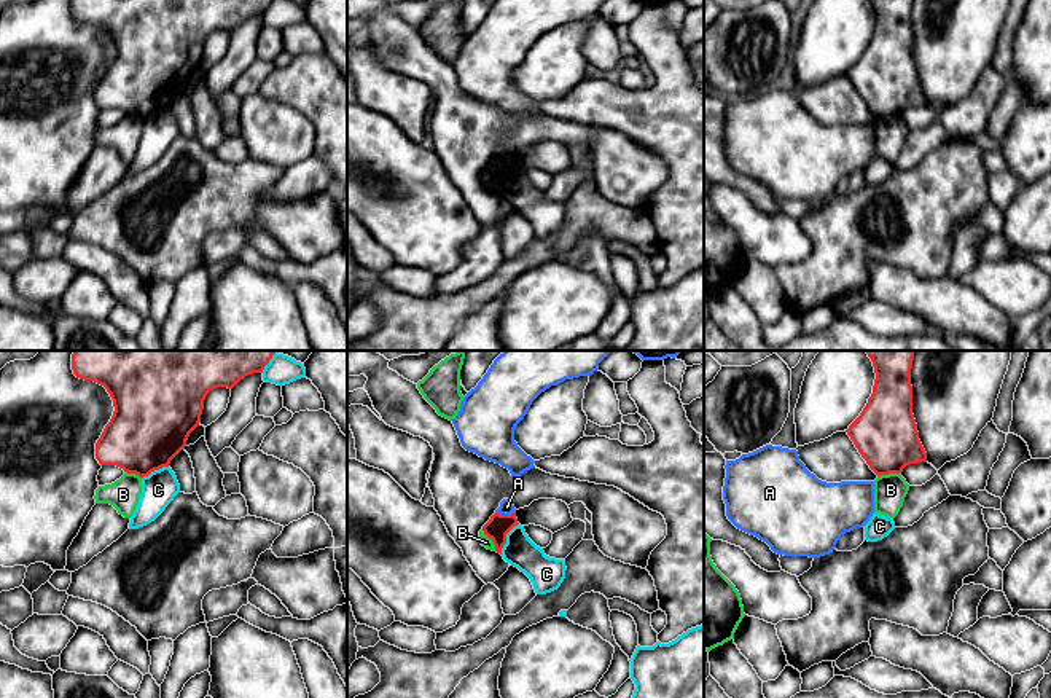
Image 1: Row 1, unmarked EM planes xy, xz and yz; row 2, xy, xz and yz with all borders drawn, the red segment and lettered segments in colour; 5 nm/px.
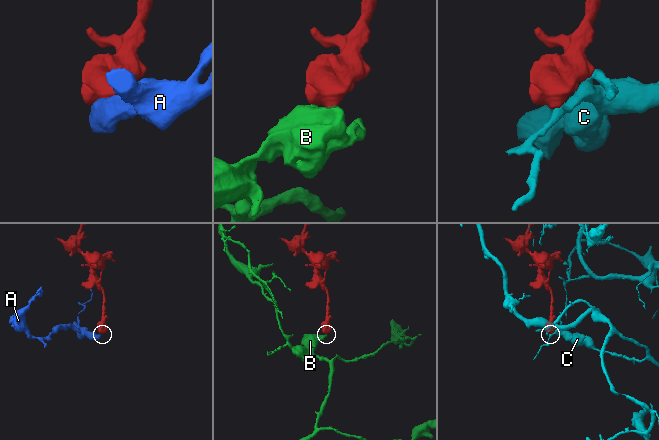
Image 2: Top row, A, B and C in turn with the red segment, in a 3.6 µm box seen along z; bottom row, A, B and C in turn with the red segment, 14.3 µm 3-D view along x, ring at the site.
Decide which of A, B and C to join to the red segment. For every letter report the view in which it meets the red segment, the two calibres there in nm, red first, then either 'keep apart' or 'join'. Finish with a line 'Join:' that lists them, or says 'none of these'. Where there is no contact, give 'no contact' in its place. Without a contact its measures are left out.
A: meets red in xz; 120 nm thick on the red side, 70 nm on the other; keep apart
B: meets red in xz; 120 nm thick on the red side, 50 nm on the other; keep apart
C: meets red in xz; 120 nm thick on the red side, 160 nm on the other; keep apart
Join: none of these

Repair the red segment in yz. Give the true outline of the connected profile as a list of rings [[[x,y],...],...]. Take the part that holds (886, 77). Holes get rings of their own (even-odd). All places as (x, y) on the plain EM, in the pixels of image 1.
[[[869,0],[876,22],[860,59],[846,73],[855,91],[877,118],[901,116],[909,107],[927,105],[912,57],[911,11],[914,0]]]

